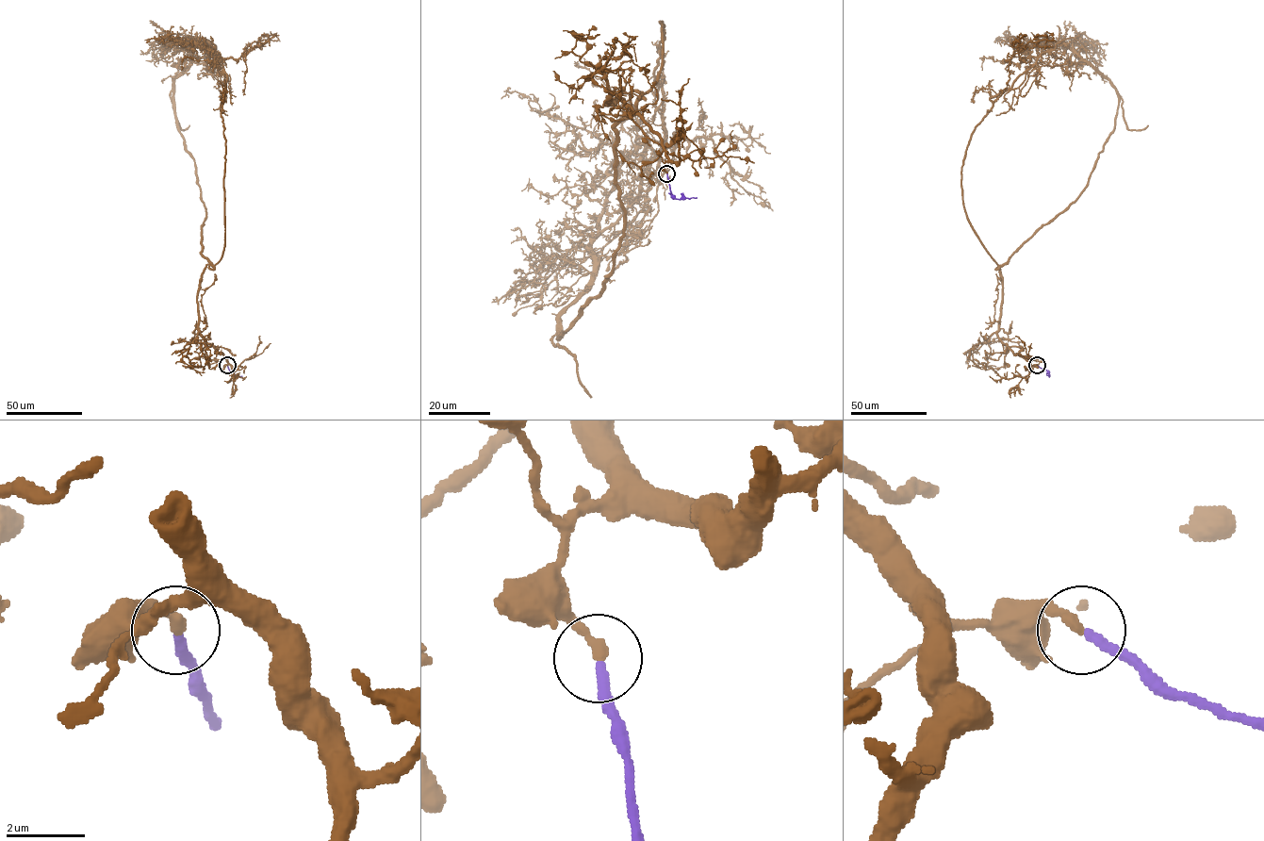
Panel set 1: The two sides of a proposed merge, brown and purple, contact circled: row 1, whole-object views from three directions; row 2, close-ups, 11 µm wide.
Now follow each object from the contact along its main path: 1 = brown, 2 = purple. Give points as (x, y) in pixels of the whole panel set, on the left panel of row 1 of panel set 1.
1: (227, 365), (198, 322), (202, 273), (213, 269), (173, 104), (191, 53), (171, 38), (146, 60)
2: (227, 365), (231, 374), (241, 376)

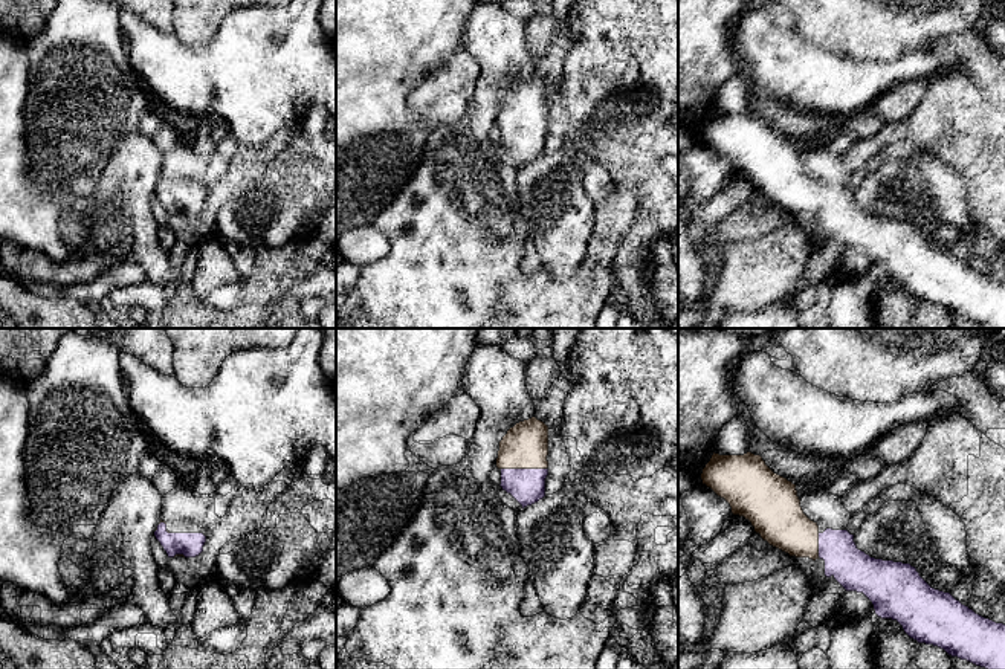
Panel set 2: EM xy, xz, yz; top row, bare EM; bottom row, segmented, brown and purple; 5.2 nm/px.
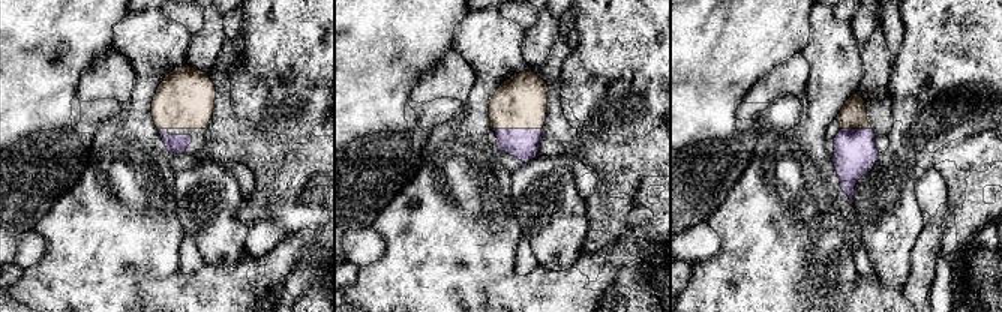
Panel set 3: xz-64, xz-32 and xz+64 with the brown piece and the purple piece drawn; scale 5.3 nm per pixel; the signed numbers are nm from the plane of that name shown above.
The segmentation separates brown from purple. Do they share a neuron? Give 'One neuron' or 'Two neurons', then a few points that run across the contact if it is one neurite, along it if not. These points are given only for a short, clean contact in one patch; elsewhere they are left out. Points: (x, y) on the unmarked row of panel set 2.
One neuron

